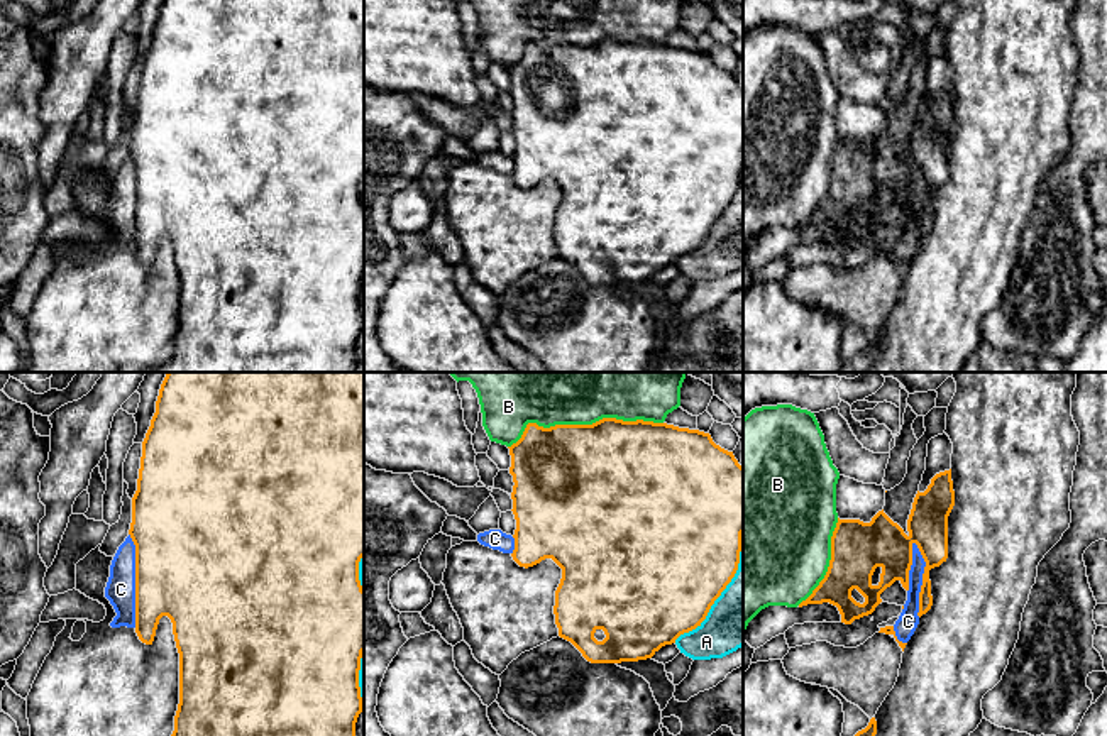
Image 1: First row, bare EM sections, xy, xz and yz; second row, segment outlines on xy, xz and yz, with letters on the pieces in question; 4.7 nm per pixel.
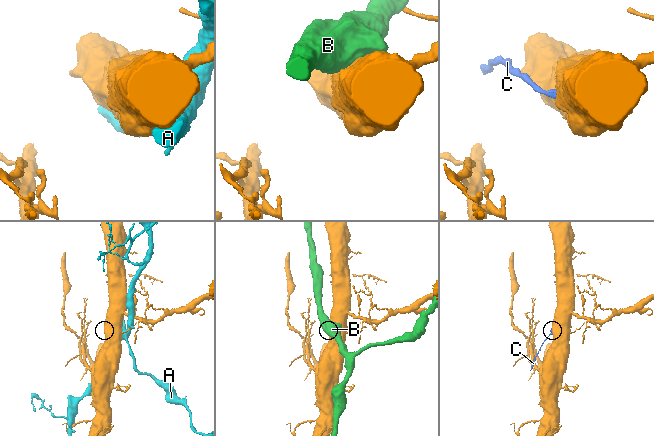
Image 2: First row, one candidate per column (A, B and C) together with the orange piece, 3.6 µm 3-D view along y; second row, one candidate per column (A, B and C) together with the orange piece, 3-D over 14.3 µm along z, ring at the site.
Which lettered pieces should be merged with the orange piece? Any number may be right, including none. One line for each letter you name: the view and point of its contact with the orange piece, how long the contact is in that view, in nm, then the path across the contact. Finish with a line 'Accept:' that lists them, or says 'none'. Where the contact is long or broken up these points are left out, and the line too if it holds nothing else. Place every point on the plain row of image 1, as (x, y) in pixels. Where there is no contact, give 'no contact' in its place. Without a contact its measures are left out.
Accept: none

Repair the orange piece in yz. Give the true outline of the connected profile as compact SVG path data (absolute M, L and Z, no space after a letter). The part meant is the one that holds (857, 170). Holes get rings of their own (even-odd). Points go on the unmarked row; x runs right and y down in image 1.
M950 90L936 95L924 113L917 112L907 140L907 156L884 130L870 144L838 139L828 193L799 228L829 223L838 228L845 245L872 235L882 223L880 215L895 201L909 211L916 164L926 183L919 213L921 239L933 227L929 191L948 179L948 137L953 127Z

